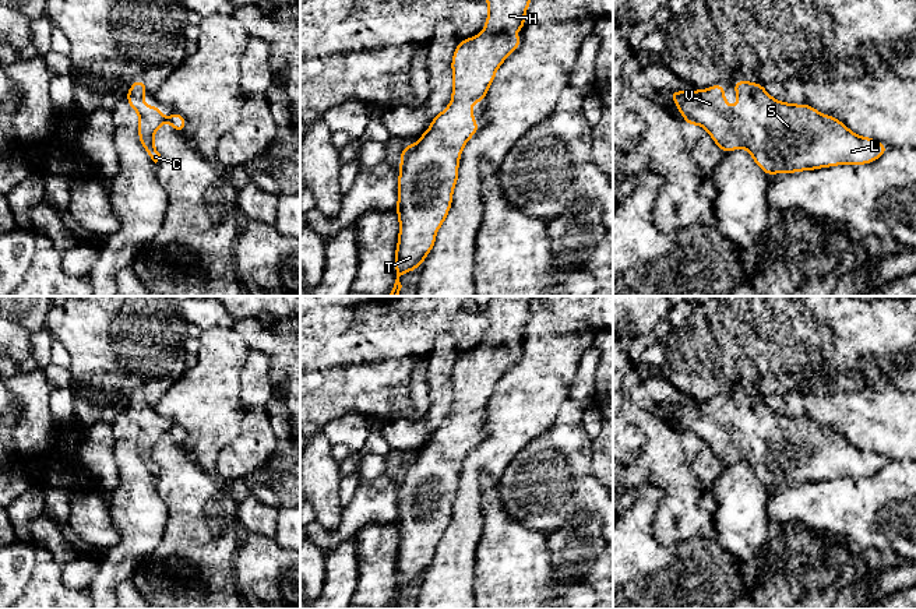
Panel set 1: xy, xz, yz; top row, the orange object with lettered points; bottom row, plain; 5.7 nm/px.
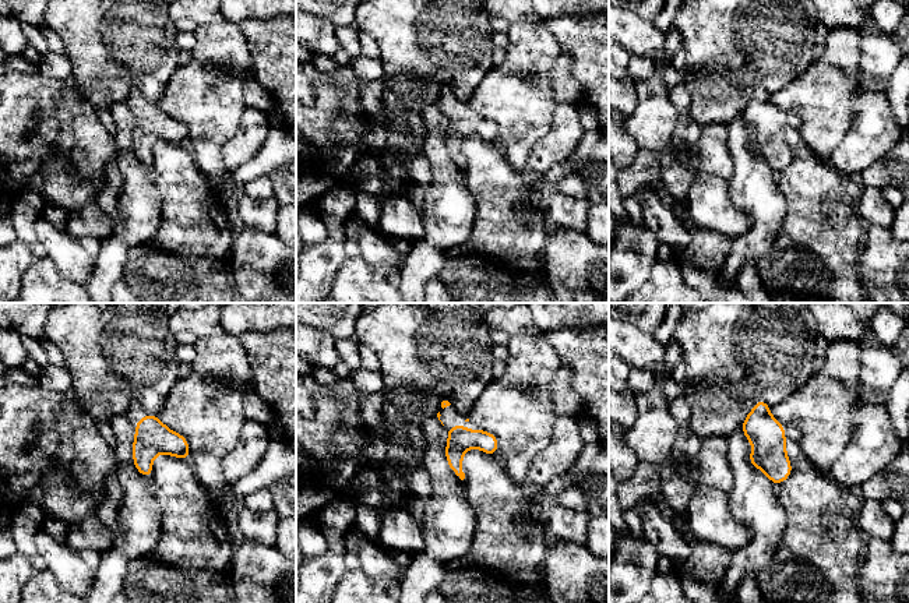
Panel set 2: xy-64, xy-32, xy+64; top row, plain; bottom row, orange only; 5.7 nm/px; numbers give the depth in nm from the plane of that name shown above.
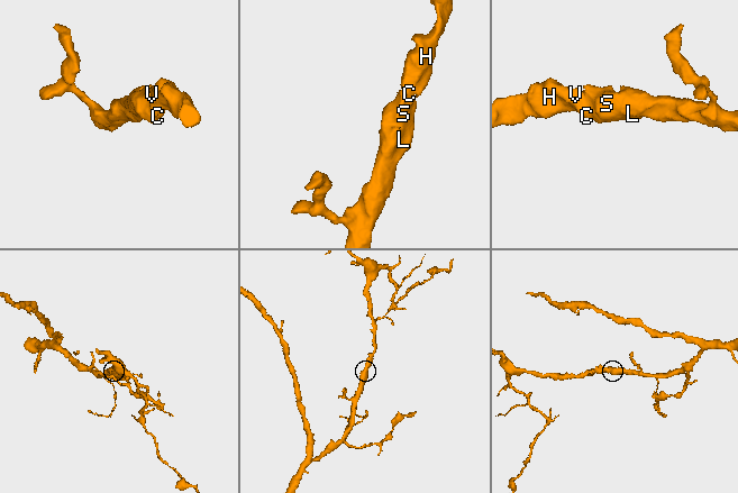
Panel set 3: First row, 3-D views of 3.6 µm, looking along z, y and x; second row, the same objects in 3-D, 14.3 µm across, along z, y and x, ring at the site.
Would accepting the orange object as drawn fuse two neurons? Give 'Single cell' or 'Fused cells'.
Single cell

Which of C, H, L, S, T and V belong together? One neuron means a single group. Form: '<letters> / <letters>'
C H L S T V

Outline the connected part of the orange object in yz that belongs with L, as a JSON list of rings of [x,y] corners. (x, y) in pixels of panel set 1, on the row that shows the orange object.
[[[744,80],[734,82],[739,103],[729,108],[723,98],[725,88],[725,84],[719,84],[704,91],[669,91],[669,95],[688,126],[702,126],[722,152],[732,152],[737,147],[746,148],[768,176],[835,165],[871,163],[889,149],[873,138],[852,133],[836,117],[822,115],[810,105],[774,99],[761,84]]]

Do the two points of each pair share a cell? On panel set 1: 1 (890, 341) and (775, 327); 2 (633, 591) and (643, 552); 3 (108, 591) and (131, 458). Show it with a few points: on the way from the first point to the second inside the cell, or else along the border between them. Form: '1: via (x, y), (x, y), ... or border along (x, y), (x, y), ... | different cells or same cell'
1: via (862, 341), (832, 335), (814, 327), (803, 327) | same cell
2: via (633, 581), (633, 562) | same cell
3: via (123, 558), (131, 549), (131, 492) | same cell

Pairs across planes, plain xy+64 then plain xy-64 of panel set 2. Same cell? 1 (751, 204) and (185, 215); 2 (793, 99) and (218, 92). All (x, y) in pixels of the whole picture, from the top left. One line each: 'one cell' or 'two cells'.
1: two cells
2: one cell

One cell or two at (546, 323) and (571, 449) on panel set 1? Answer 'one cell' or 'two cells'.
two cells

